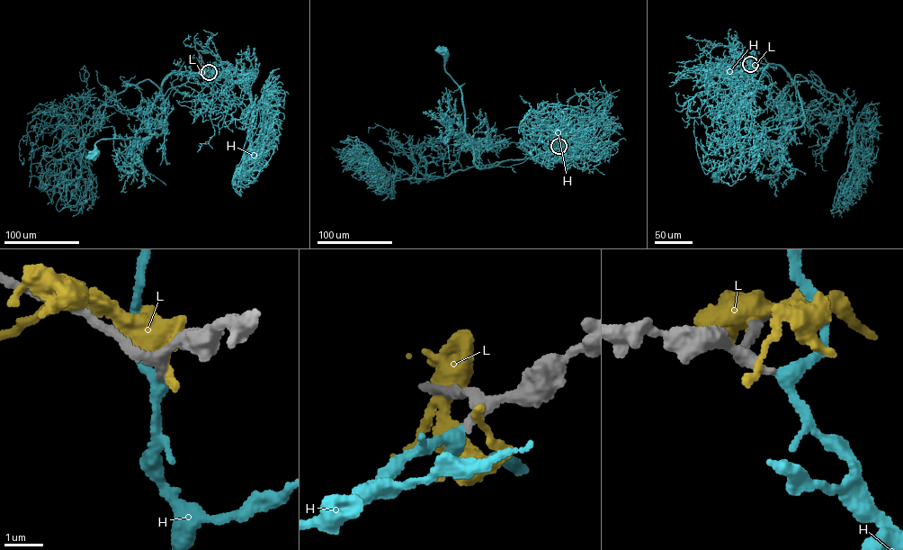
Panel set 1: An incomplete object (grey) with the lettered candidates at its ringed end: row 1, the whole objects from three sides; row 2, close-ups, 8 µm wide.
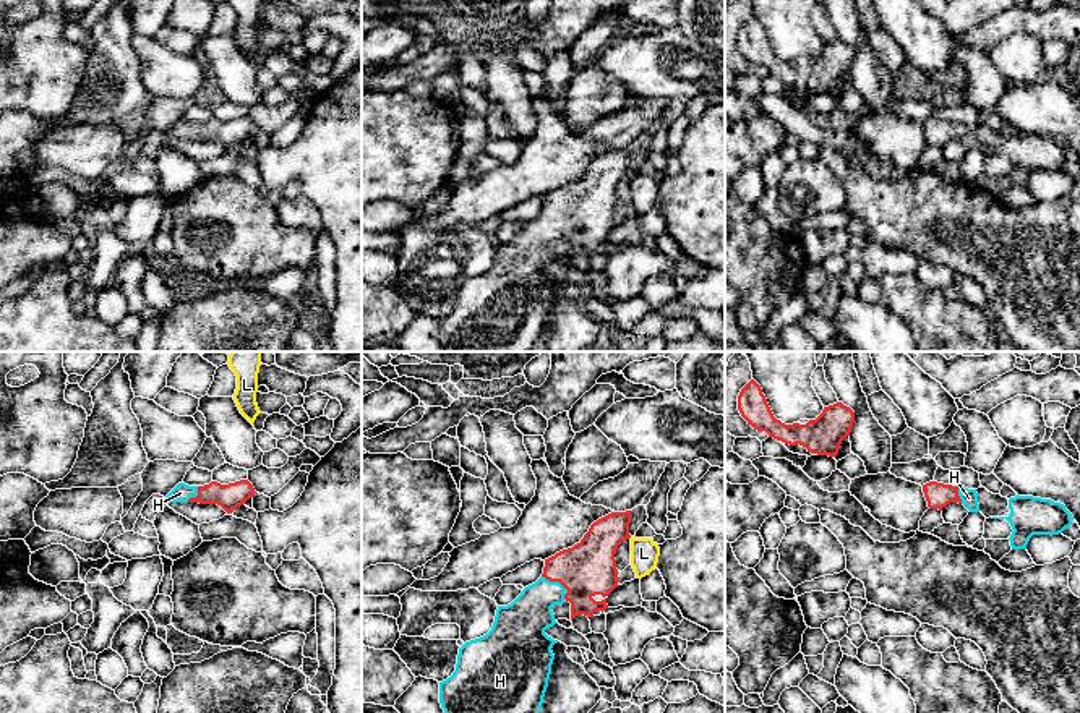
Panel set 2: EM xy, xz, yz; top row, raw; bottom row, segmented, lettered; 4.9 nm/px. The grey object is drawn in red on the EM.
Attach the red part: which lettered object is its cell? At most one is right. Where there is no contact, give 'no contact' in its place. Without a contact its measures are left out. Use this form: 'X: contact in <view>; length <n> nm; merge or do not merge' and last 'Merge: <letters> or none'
H: contact in xz; length 170 nm; merge
L: no contact; do not merge
Merge: H

